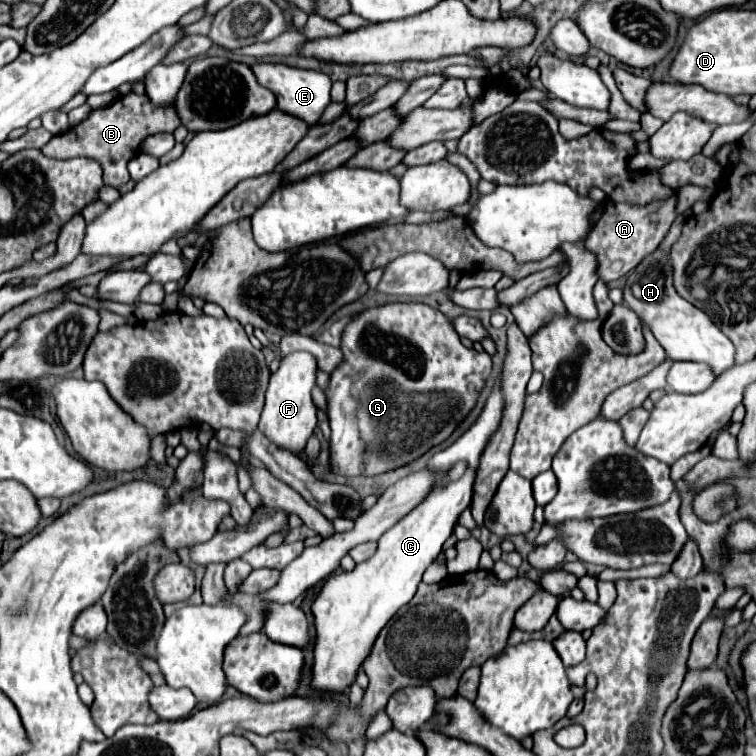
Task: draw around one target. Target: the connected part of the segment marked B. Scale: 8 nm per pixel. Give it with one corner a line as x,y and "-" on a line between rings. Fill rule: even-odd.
127,93
121,95
115,103
103,109
95,109
79,125
69,131
55,135
41,151
53,159
71,159
71,157
91,157
103,169
103,181
111,187
119,187
129,181
127,163
135,157
139,143
155,133
173,133
181,125
173,107
153,107
145,95

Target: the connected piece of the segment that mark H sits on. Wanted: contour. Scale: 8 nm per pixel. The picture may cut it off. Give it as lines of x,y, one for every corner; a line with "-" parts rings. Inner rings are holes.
657,249
653,255
647,255
647,259
643,259
643,263
629,273
623,299
651,329
669,359
707,363
715,375
721,375
735,365
735,345
731,339
727,339
727,335
723,335
723,331
719,331
719,327
715,327
715,323
711,323
701,309
693,307
675,293
671,261
663,251

